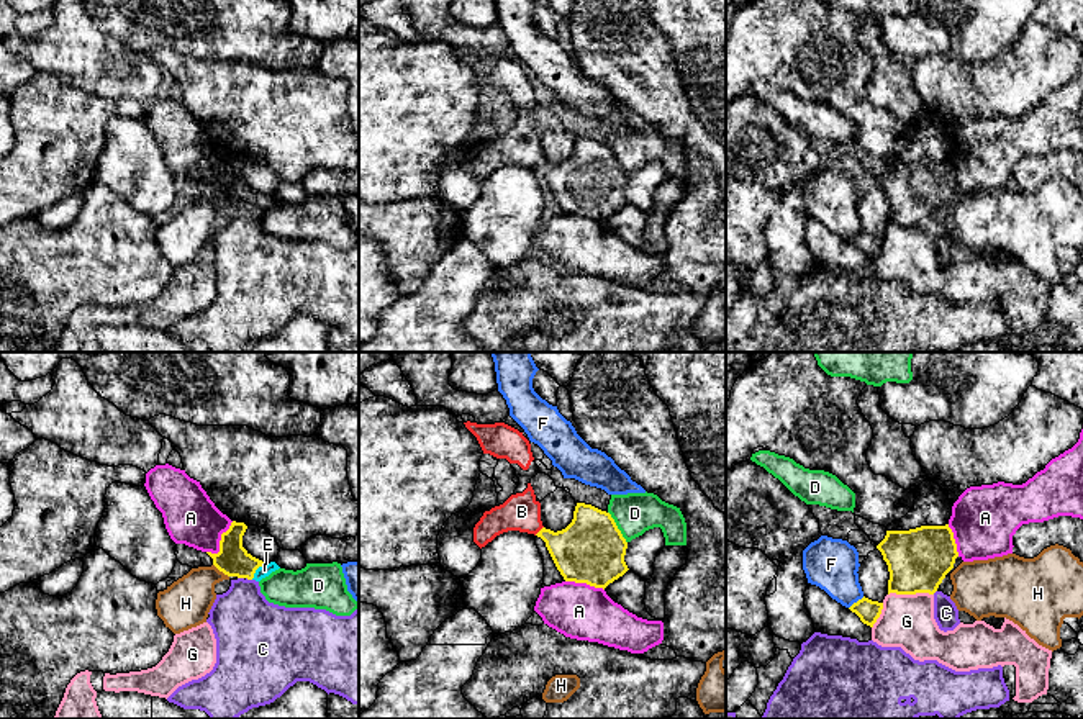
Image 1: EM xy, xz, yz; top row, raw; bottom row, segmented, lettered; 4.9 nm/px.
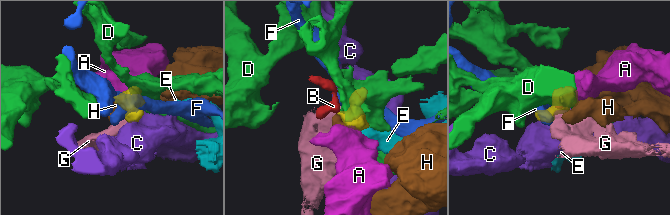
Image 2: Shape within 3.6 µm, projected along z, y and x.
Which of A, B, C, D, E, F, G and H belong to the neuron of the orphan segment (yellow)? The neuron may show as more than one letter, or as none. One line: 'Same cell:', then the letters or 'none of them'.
Same cell: B, E

